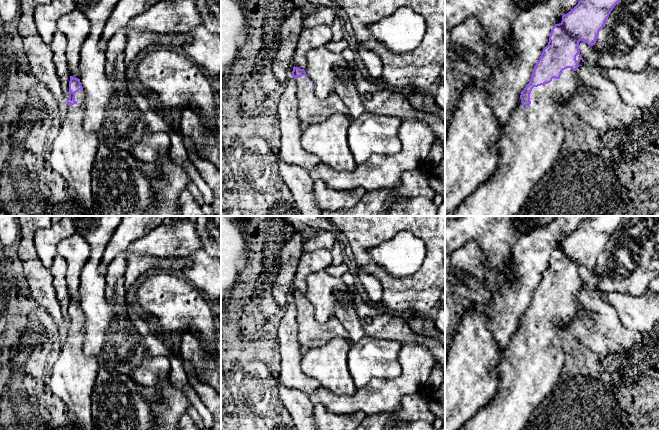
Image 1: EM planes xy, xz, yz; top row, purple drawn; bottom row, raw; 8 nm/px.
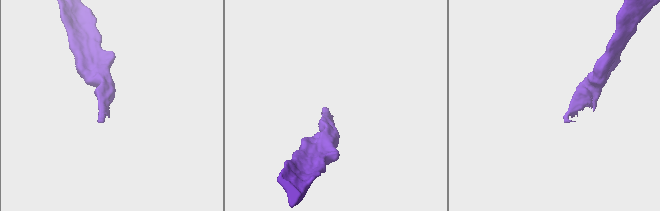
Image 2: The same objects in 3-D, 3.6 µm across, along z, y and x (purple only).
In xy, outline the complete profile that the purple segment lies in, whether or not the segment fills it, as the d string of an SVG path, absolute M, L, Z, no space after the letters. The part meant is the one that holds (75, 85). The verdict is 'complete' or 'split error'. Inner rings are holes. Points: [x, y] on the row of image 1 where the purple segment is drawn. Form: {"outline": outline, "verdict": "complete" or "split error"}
{"outline": "M70 76L67 104L49 161L74 190L78 200L89 208L93 205L90 179L99 143L96 136L83 127L84 90L80 79L73 76Z", "verdict": "split error"}

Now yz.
{"outline": "M580 0L567 14L562 16L562 21L555 24L549 36L548 45L536 63L529 83L520 95L520 102L512 112L505 126L503 136L497 143L494 153L498 155L498 162L490 178L478 188L451 216L517 216L527 204L533 187L552 168L559 157L565 138L565 129L561 117L561 105L557 96L570 97L574 92L577 79L575 71L584 62L579 42L595 45L599 31L604 27L611 11L621 0Z", "verdict": "split error"}

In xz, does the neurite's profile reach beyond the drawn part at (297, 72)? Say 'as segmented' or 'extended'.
extended

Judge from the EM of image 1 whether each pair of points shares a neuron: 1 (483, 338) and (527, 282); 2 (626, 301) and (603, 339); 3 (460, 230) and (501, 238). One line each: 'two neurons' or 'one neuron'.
1: two neurons
2: two neurons
3: one neuron

